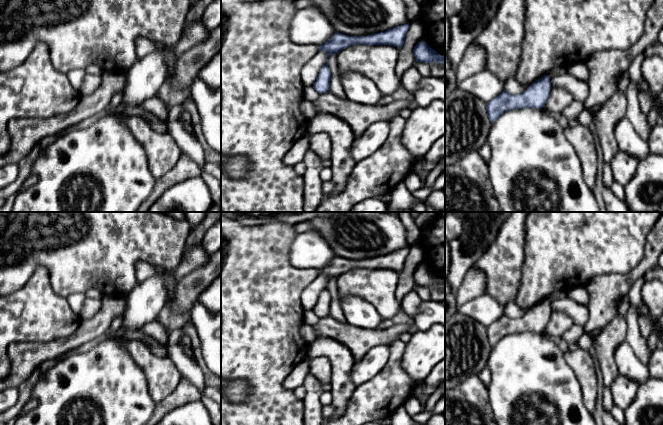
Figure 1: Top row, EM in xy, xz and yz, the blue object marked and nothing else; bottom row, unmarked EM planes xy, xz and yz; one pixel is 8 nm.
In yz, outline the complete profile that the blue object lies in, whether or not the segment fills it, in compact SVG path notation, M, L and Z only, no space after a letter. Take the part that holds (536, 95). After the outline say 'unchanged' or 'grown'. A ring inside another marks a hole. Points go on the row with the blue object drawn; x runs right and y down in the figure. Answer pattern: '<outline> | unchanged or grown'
M544 75L518 95L512 95L505 90L487 104L487 115L494 123L502 114L513 109L545 108L551 91L550 76Z | unchanged

